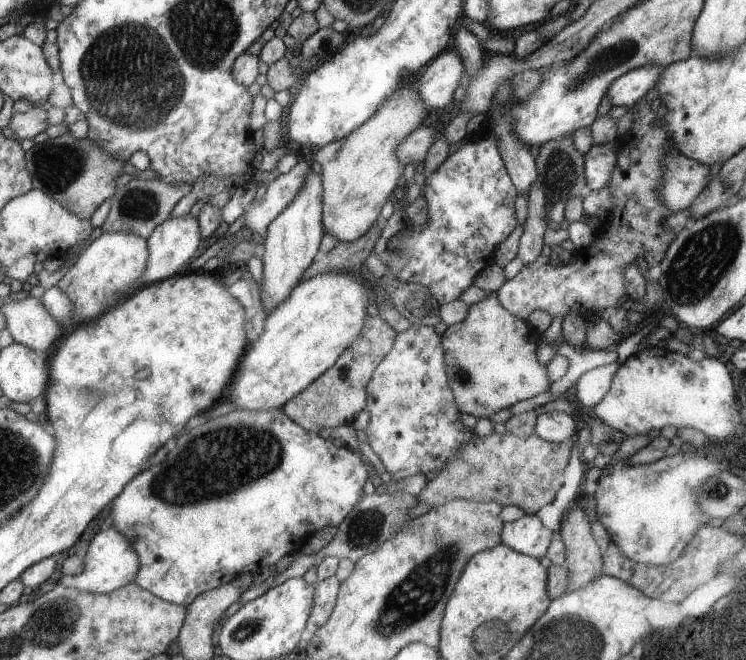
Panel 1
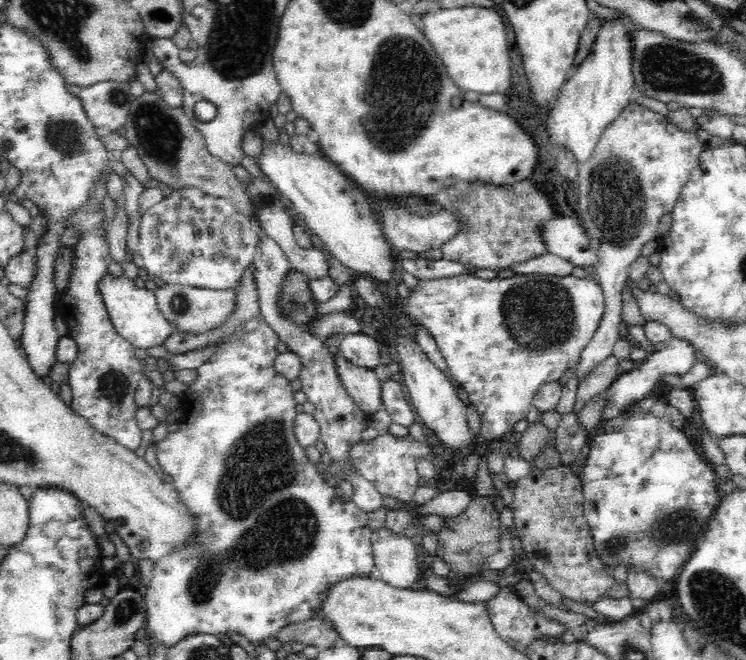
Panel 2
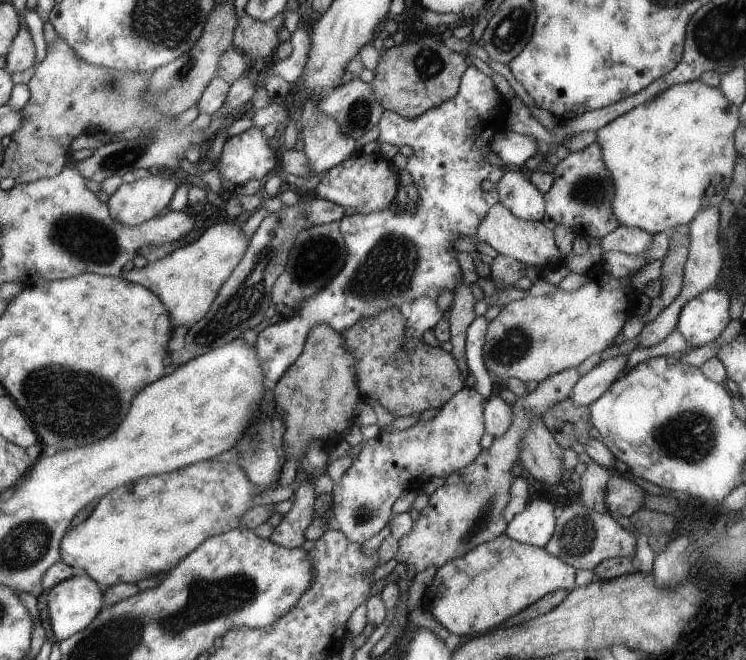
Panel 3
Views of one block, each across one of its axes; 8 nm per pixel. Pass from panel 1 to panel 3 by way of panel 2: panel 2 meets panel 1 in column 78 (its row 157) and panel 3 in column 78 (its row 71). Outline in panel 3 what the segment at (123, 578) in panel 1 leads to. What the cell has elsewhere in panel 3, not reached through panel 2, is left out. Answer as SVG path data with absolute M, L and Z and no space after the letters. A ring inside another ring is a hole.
M88 574L74 575L56 587L49 590L48 615L50 615L50 628L57 642L69 639L77 632L84 631L98 615L101 614L103 602L103 593L98 586L97 581L92 580Z

